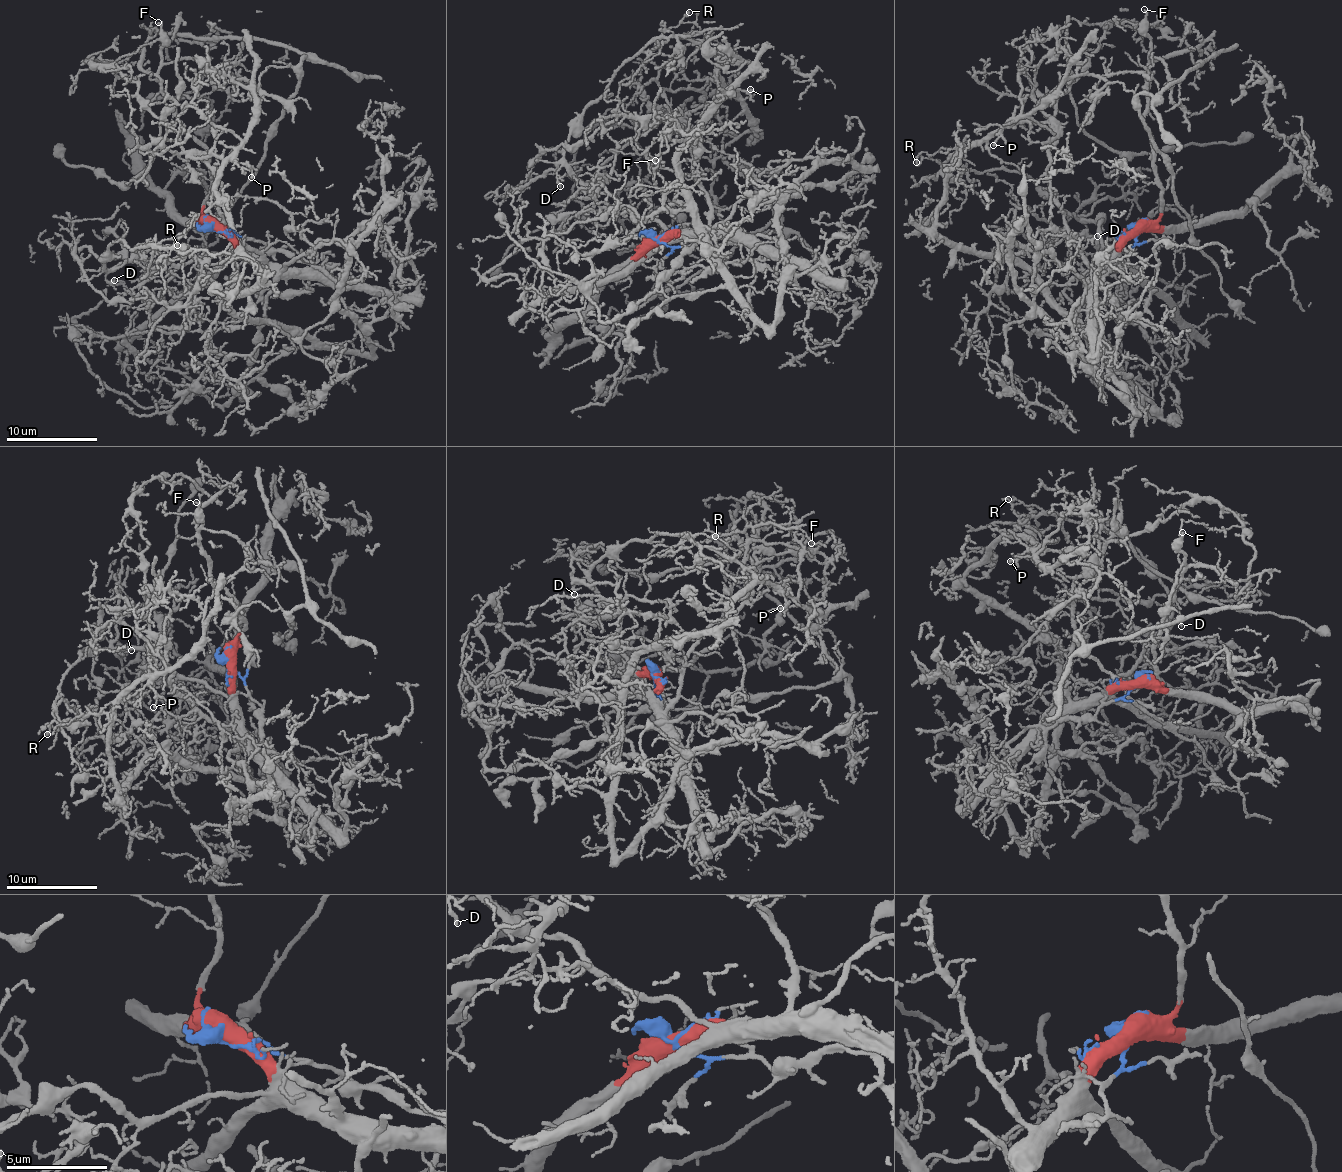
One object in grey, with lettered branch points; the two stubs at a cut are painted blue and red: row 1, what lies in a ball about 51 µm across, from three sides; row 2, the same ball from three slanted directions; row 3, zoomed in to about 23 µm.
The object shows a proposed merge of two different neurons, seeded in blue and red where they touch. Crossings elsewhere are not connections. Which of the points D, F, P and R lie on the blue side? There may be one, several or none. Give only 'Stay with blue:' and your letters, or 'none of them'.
Stay with blue: P

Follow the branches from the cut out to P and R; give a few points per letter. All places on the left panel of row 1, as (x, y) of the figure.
P: (213, 226), (316, 265), (371, 347), (330, 350), (220, 301), (258, 278), (221, 168), (251, 177)
R: (213, 226), (231, 252), (174, 264), (146, 249), (105, 271), (102, 254), (121, 238), (131, 249), (178, 246)

